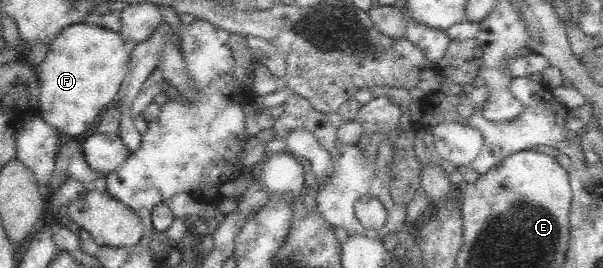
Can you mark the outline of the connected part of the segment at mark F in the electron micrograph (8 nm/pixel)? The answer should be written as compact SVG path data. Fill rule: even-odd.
M77 23L60 30L50 43L49 51L37 69L39 81L38 113L60 135L77 138L88 129L94 129L104 109L116 98L125 79L130 53L125 49L126 41L119 32L109 31L89 23Z

